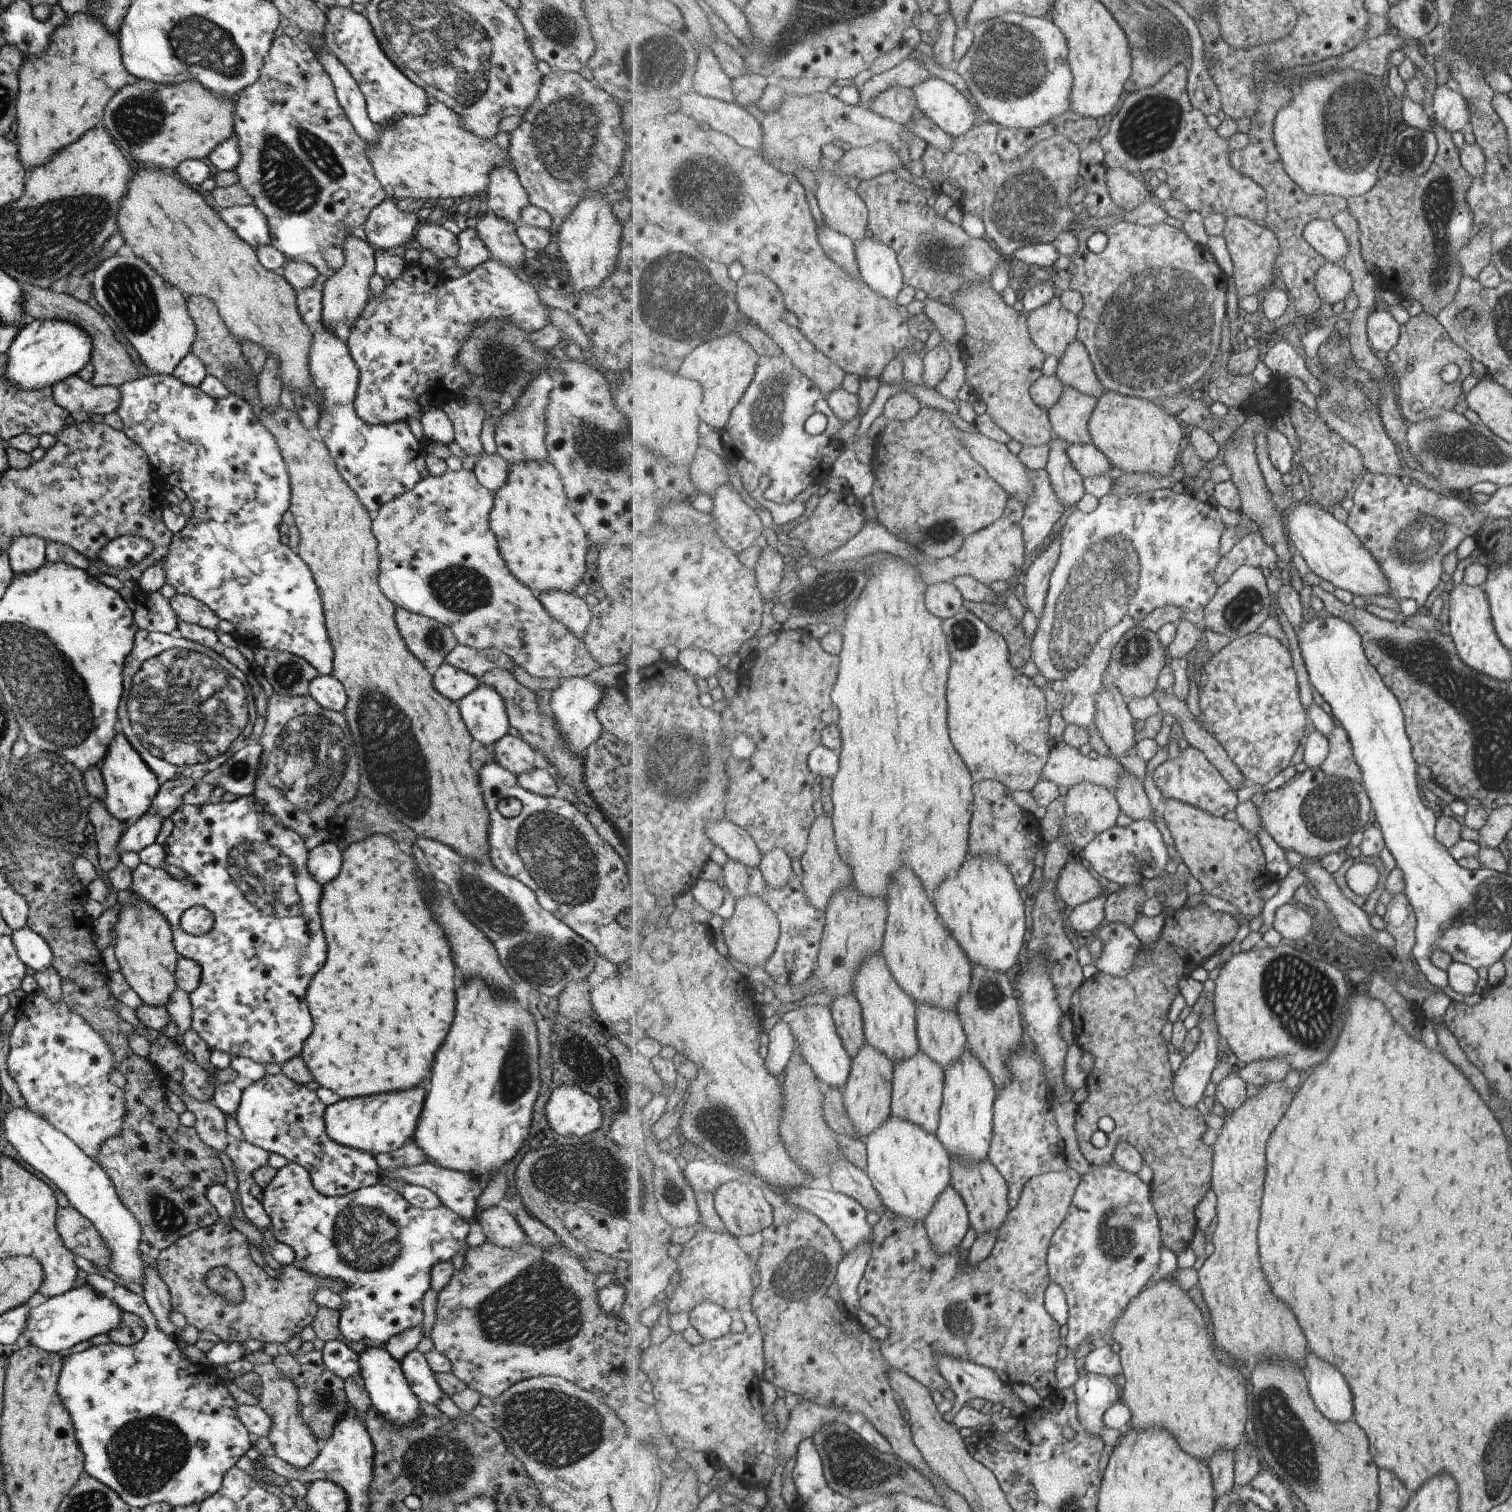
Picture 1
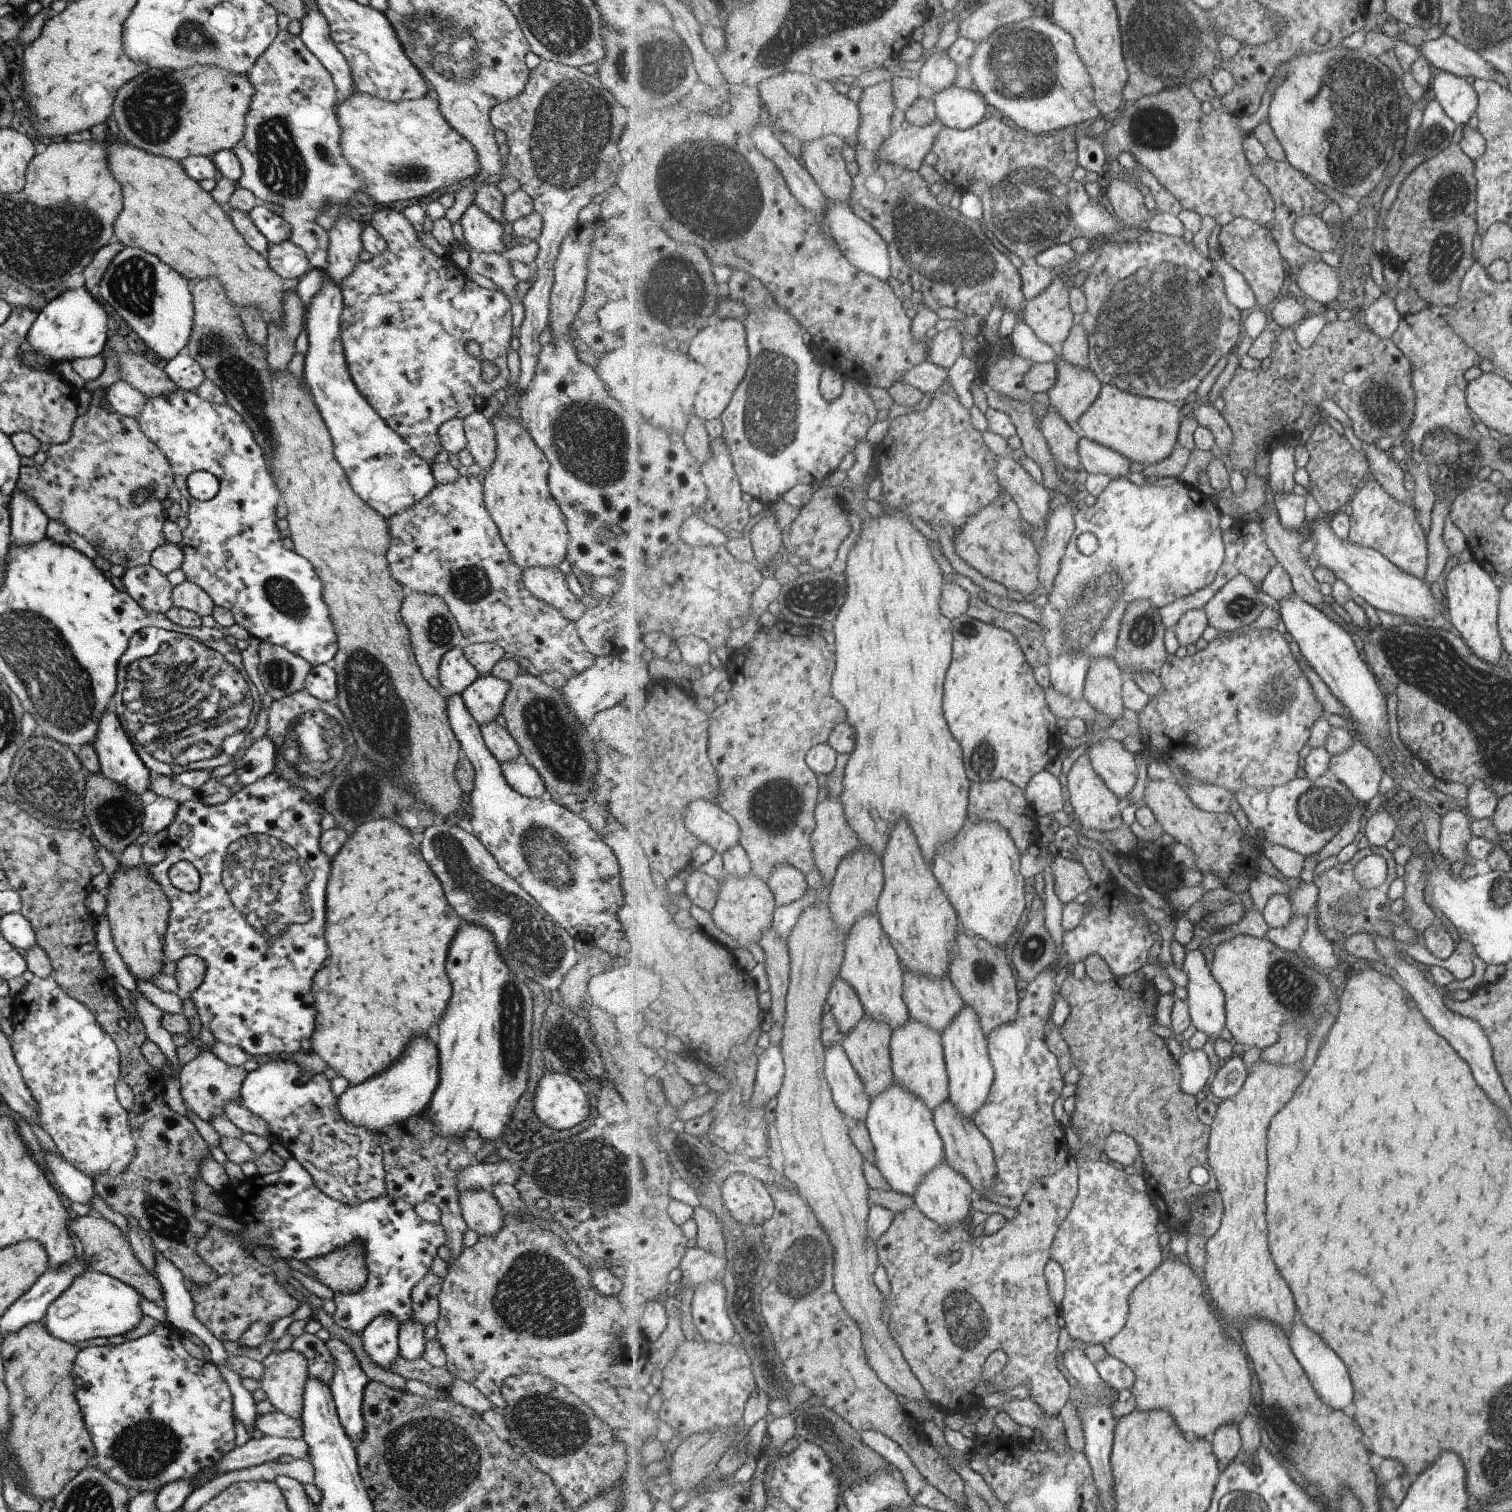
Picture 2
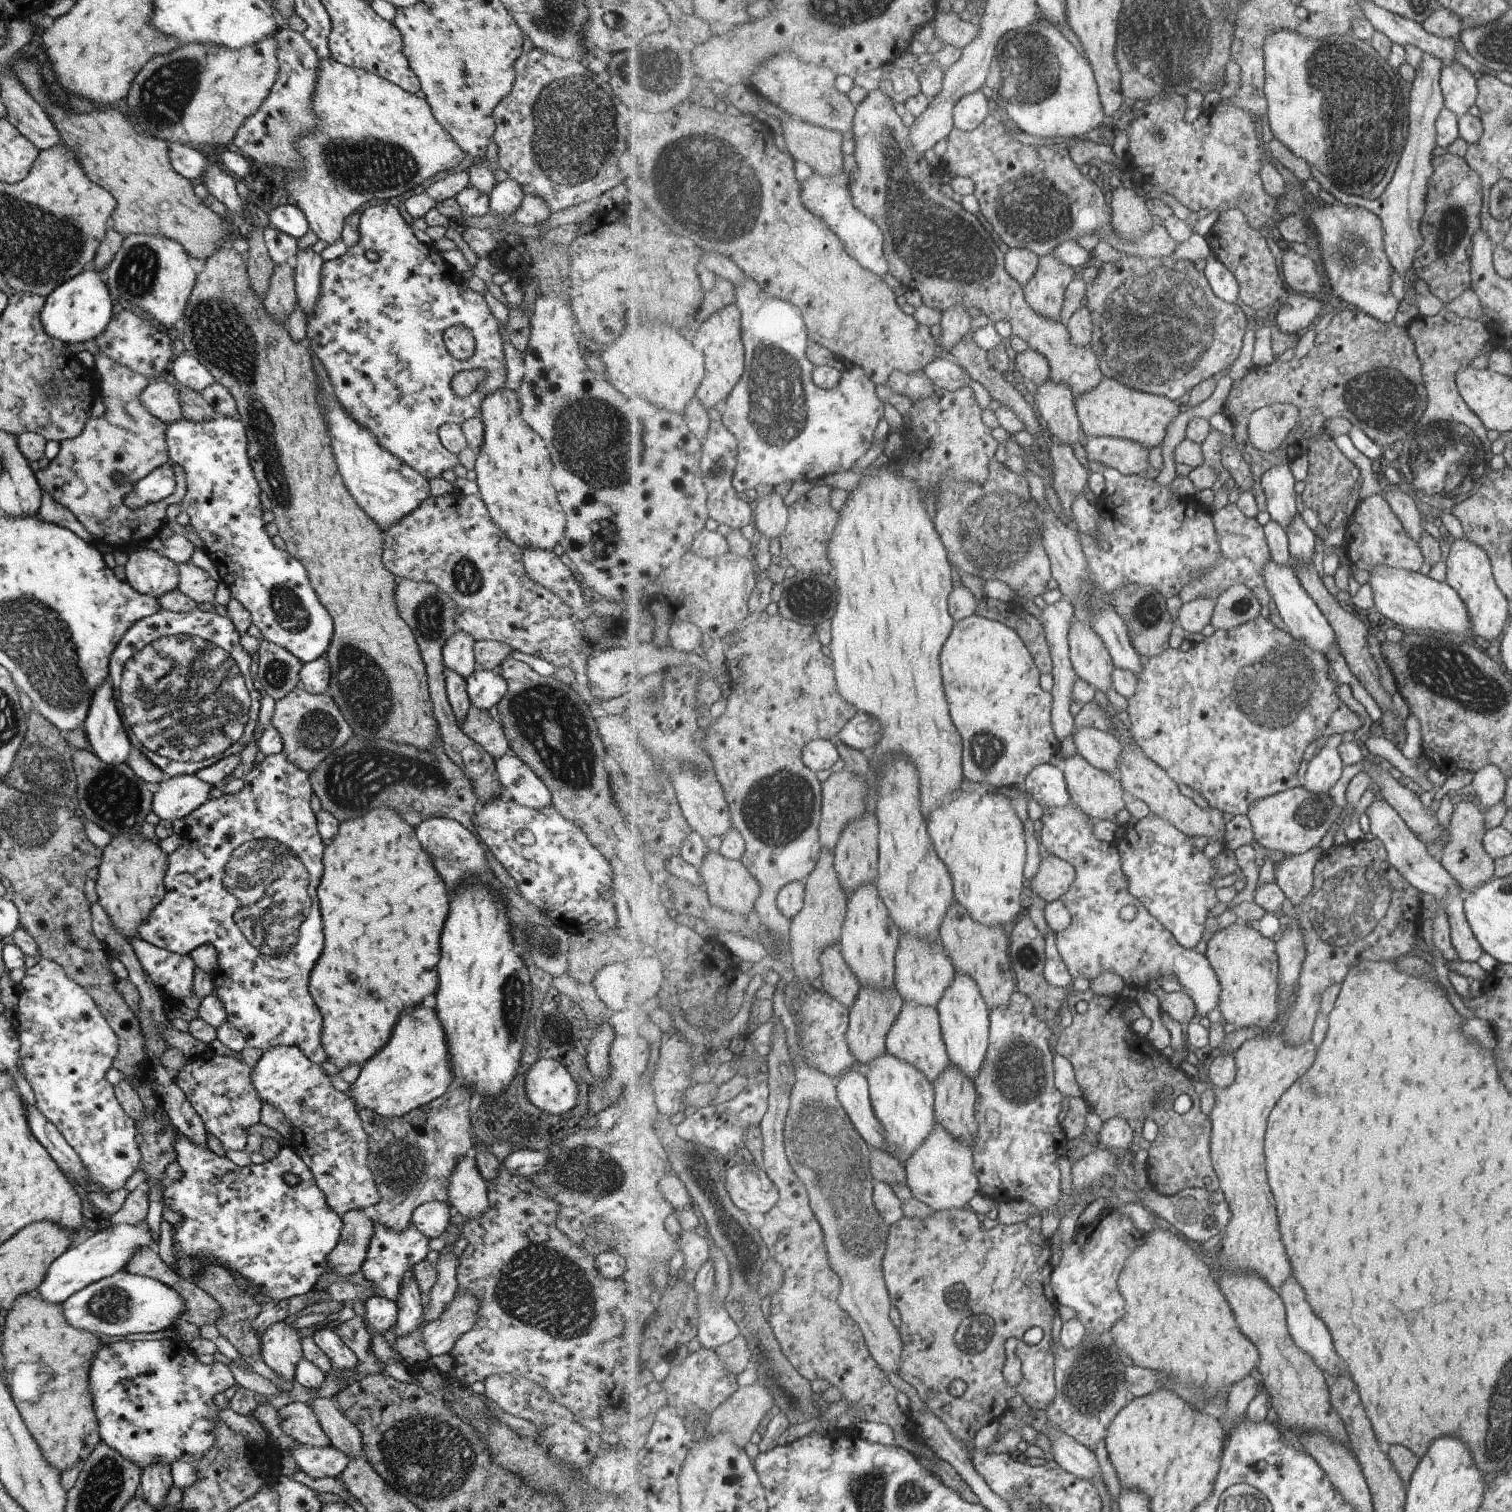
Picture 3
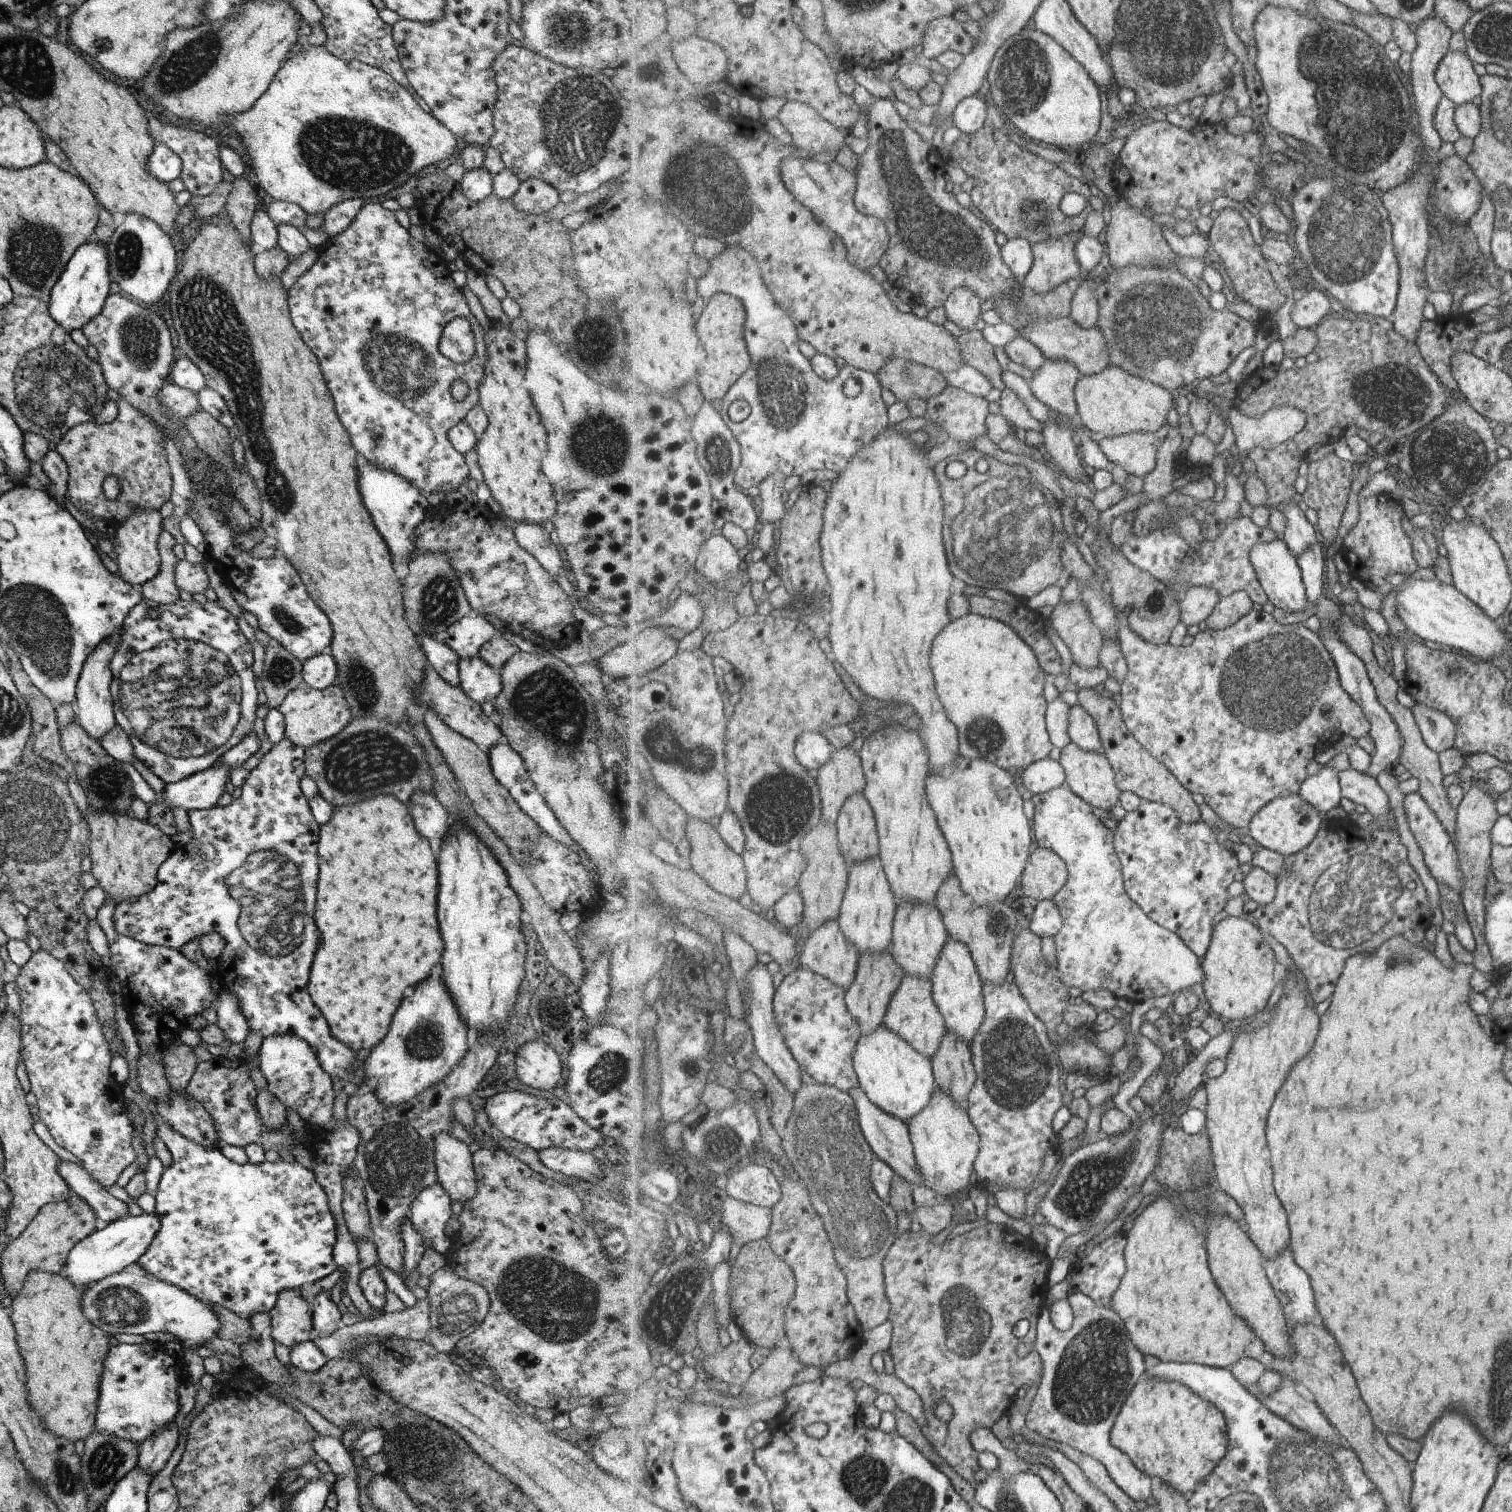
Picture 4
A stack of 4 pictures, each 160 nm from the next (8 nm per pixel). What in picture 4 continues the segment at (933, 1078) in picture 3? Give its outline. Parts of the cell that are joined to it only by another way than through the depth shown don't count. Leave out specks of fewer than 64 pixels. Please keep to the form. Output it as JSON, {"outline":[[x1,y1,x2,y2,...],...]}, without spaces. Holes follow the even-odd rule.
{"outline":[[905,975,900,989,893,995,888,1006,885,1024,907,1039,913,1048,932,1059,941,1048,943,1037,948,1032,946,1020,934,999,932,980,929,977]]}

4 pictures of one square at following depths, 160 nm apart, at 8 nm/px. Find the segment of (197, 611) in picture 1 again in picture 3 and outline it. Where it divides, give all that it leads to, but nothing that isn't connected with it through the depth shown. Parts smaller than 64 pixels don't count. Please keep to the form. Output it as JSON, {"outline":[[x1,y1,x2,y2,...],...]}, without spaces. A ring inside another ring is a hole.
{"outline":[[188,561,185,564,177,564,177,586,183,596,193,600,195,604,210,603,214,604,217,581,213,580,209,574,193,566]]}

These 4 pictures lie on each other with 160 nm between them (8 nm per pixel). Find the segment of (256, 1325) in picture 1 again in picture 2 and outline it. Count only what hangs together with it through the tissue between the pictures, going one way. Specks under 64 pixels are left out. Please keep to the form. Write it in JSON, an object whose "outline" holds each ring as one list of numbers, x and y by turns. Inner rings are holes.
{"outline":[[212,1226,203,1238,197,1238,195,1254,217,1274,217,1279,212,1284,195,1284,191,1280,187,1290,193,1303,193,1316,219,1342,237,1341,253,1322,267,1322,273,1326,274,1322,296,1310,295,1300,275,1282,274,1272,243,1250,237,1234],[357,1242,318,1258,299,1260,309,1269,312,1280,327,1287,333,1294,355,1294,363,1288,366,1278,363,1250]]}

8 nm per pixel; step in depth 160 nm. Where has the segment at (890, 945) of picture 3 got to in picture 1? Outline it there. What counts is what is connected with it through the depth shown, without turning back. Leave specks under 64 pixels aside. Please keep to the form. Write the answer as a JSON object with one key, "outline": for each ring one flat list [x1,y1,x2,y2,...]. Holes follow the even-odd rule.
{"outline":[[884,954,869,956,855,974,853,990,862,1007,867,1044,881,1050,894,1065,913,1058,920,1051,917,1004,893,978]]}

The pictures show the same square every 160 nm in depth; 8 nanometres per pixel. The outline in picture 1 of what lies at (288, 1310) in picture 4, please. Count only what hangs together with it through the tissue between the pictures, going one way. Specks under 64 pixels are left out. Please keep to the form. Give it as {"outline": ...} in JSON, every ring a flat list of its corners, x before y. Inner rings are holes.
{"outline":[[273,1363,252,1365,251,1372,255,1372,261,1381,257,1406,271,1418,271,1428,269,1428,267,1438,273,1446,274,1456,292,1467,302,1470,315,1460,320,1444,315,1442,307,1424,299,1416,299,1400,297,1400,295,1384,289,1378,285,1378]]}

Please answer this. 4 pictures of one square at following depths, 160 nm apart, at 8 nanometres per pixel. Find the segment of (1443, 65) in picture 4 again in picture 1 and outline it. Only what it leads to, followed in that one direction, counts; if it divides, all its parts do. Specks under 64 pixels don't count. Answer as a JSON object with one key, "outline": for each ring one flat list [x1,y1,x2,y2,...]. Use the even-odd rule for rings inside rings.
{"outline":[[1444,85,1437,87,1433,97,1433,112,1435,120,1447,132,1463,130,1472,123,1471,105,1459,89,1451,90]]}

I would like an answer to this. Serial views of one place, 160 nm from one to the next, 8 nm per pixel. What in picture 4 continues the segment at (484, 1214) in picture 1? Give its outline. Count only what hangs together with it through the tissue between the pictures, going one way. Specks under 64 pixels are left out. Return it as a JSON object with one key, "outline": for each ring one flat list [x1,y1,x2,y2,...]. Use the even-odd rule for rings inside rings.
{"outline":[[448,1132,432,1136,436,1180,450,1200,463,1204,476,1191,476,1182,469,1147]]}

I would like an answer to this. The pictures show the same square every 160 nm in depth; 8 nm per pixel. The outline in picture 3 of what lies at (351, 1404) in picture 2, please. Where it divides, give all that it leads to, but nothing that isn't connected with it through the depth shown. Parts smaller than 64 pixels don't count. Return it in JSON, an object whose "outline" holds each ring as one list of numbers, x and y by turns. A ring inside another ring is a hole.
{"outline":[[327,1326,317,1328,310,1338,316,1343,317,1348,329,1358,329,1362,331,1362,330,1371,355,1369,357,1362,355,1354,345,1347,333,1329,327,1328]]}

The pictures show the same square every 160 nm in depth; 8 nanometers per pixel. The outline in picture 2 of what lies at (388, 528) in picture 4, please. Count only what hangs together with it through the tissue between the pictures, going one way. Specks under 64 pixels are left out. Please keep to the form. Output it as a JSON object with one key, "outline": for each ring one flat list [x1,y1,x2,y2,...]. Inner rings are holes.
{"outline":[[321,271,321,286,309,298,304,316,307,350,302,368,302,380,309,387,309,396,319,413,330,439,335,460,343,469,353,492,384,519,423,498,435,486,430,464,421,460,404,440,401,440,365,402,353,384,343,360,339,340,339,320,342,295,327,272]]}

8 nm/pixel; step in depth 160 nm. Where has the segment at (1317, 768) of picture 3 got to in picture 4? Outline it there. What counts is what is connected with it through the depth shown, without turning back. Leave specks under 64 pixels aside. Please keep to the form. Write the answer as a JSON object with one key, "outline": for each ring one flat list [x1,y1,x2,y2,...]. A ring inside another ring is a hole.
{"outline":[[1322,768,1315,775,1308,776,1300,788,1300,795,1312,804,1322,816,1329,814,1341,804,1341,785,1339,772]]}

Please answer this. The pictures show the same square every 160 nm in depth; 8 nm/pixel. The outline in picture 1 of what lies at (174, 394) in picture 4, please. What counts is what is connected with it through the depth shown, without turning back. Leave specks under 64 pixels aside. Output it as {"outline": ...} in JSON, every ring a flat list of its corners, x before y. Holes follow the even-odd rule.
{"outline":[[67,376,51,387,53,402,68,415,113,413,119,404,119,390,112,385,92,386,79,376]]}

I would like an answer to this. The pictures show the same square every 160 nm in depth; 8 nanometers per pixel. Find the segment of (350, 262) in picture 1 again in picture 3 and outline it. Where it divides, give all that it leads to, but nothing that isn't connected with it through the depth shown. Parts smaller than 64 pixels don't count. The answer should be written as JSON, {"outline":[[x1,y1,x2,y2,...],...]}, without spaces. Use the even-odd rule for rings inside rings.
{"outline":[[331,58,319,59,315,90,311,94,311,110,315,114,315,128,297,138,295,150,301,156,303,168,297,172,275,176,281,192,287,191,295,202,309,229,325,244,341,242,345,218,370,200,388,200,419,186,427,178,453,170,464,158,463,152,449,134,433,118,429,104,415,94,407,93,361,68,349,68]]}

